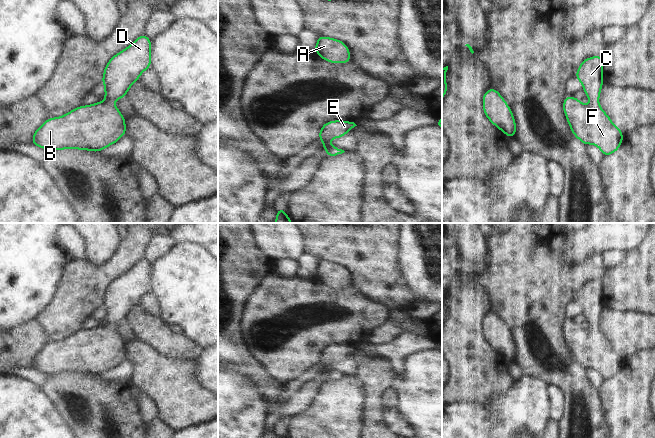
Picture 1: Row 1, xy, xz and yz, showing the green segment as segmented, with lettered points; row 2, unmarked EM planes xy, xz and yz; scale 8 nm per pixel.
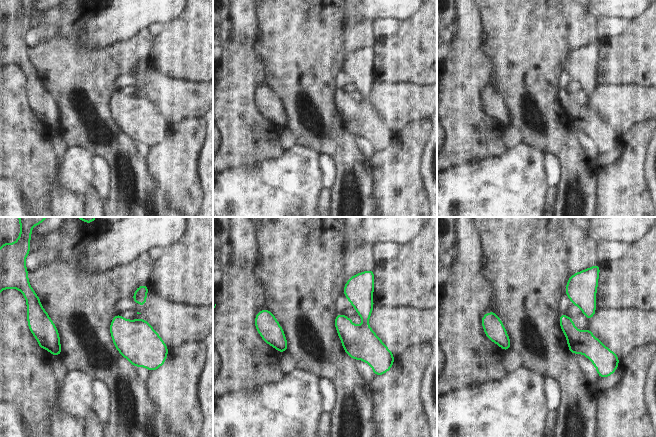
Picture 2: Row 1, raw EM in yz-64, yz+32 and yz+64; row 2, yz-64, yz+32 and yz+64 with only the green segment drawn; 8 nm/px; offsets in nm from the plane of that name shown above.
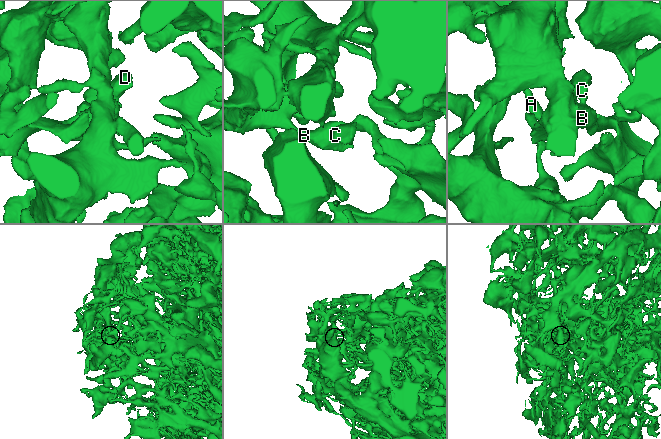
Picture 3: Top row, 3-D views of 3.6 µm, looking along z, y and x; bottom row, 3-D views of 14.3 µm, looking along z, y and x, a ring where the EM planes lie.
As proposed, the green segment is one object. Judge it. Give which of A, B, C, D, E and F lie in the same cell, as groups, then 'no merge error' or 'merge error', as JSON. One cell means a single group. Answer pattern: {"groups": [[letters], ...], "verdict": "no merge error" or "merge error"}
{"groups": [["A", "B", "C", "D", "E", "F"]], "verdict": "no merge error"}

